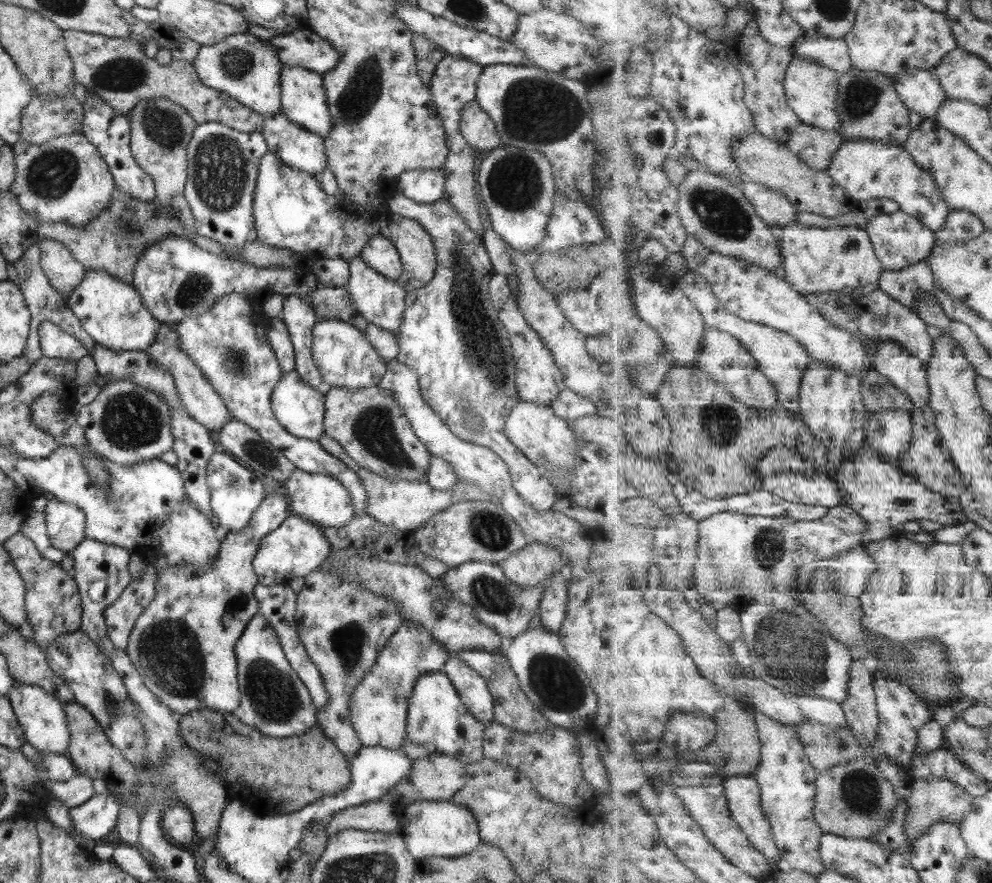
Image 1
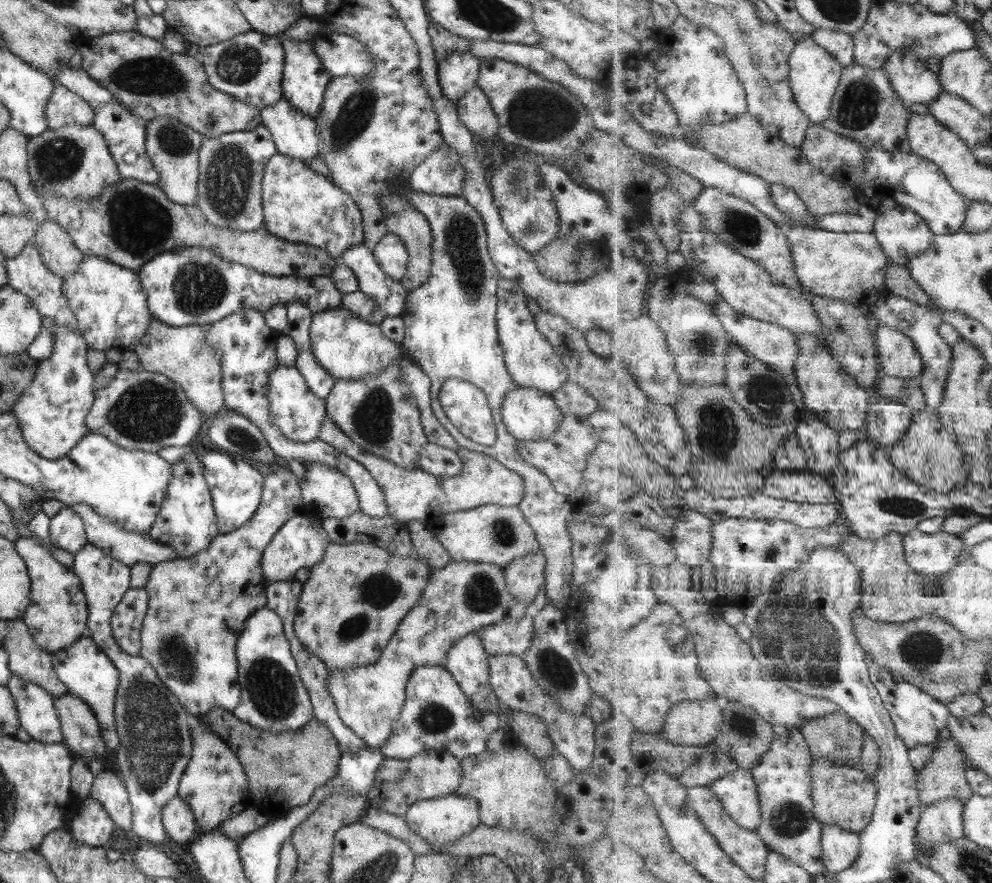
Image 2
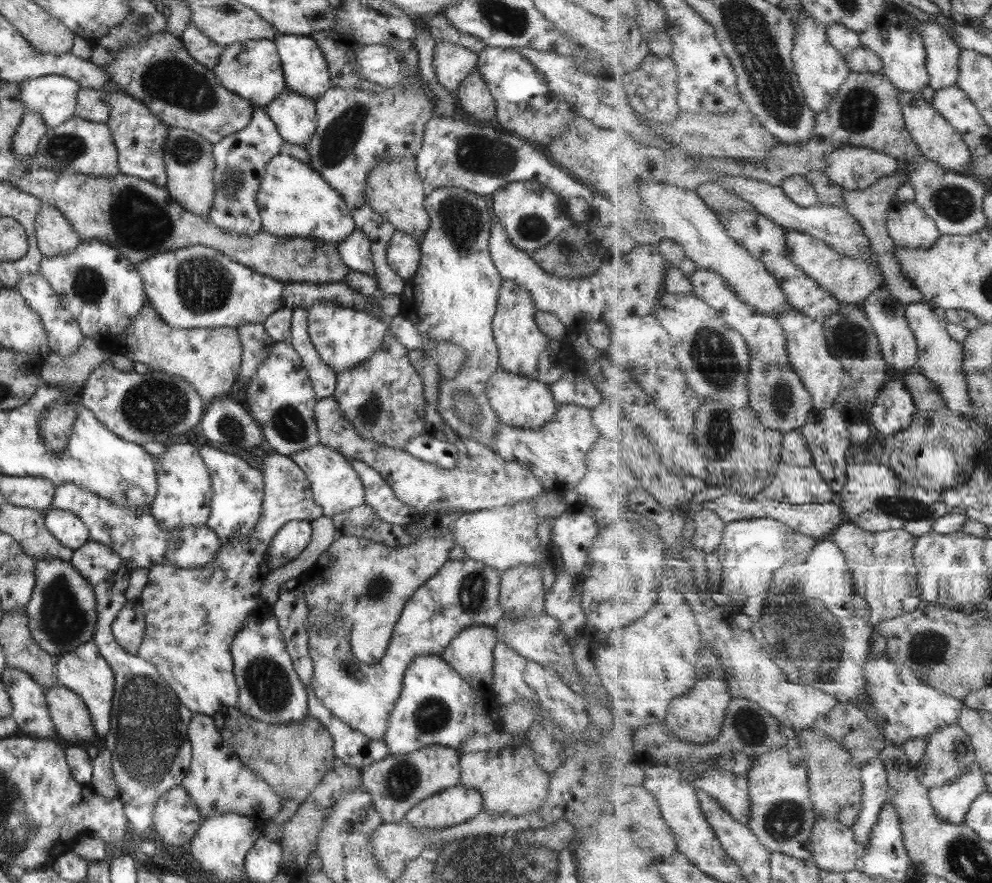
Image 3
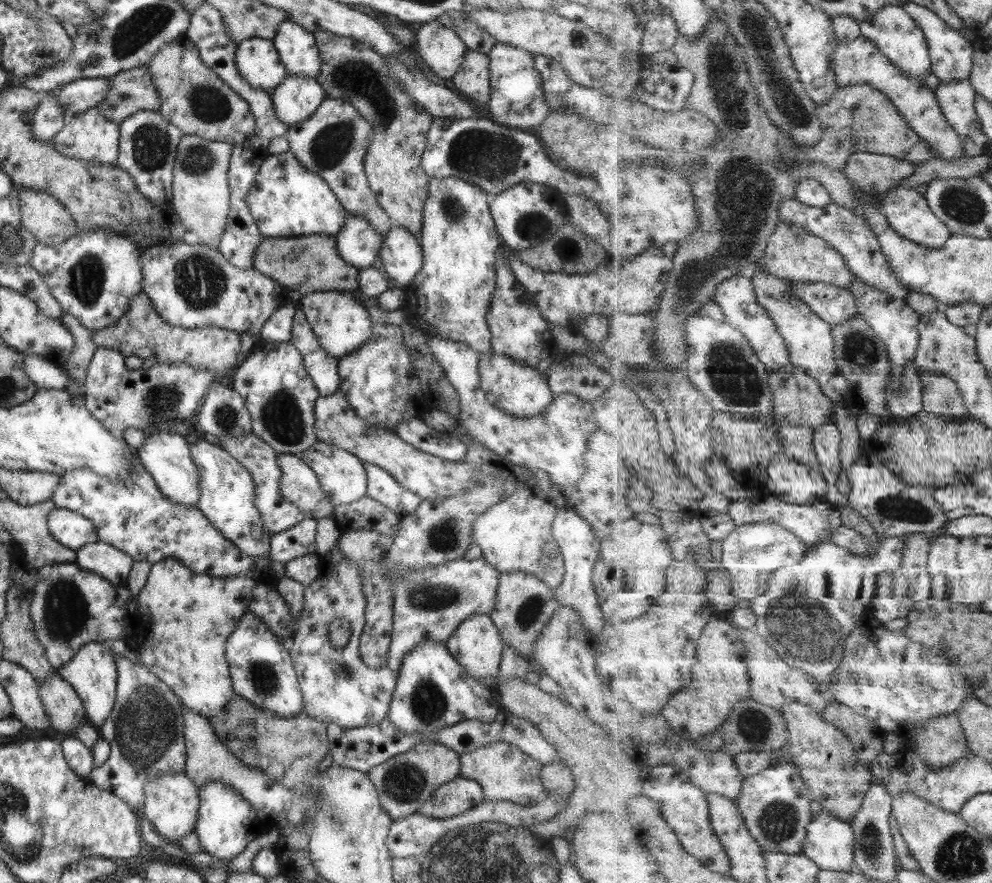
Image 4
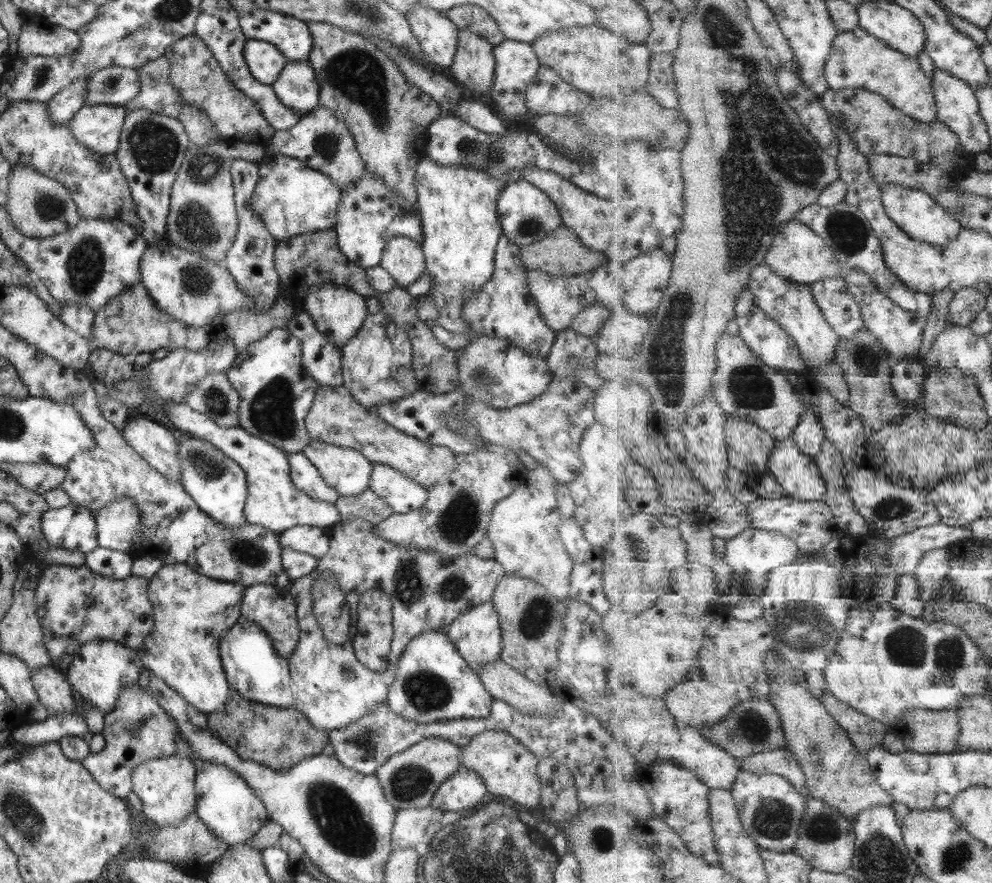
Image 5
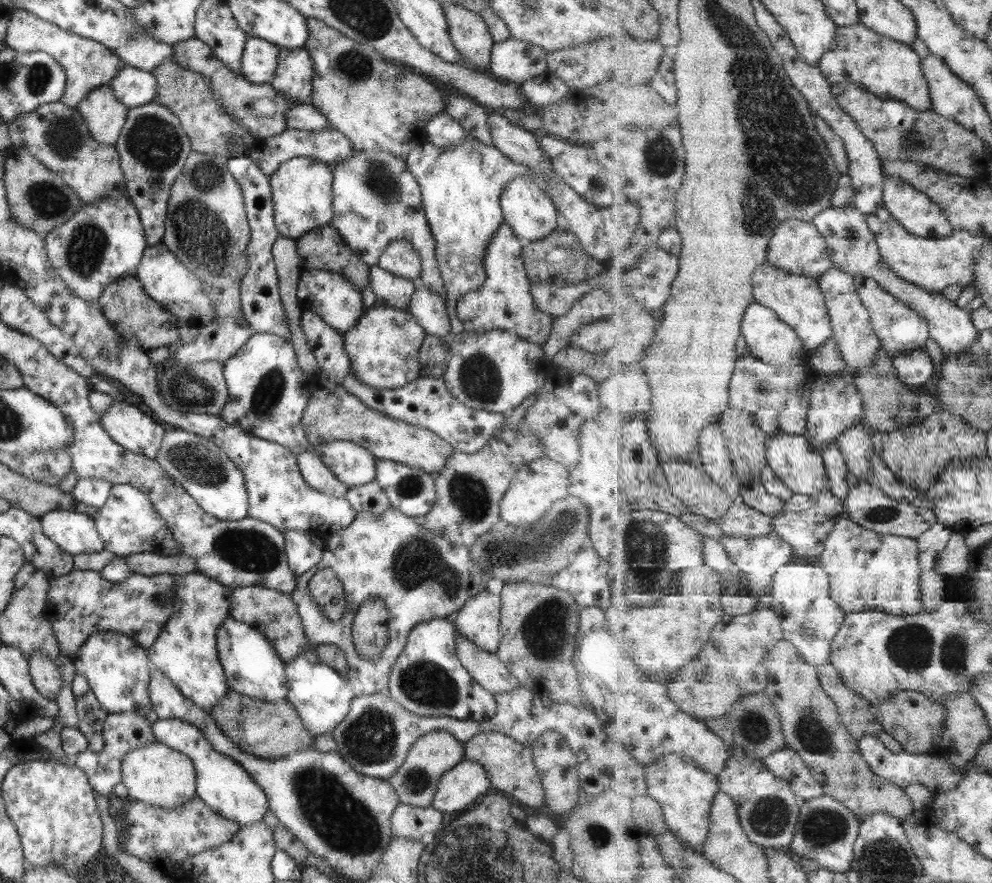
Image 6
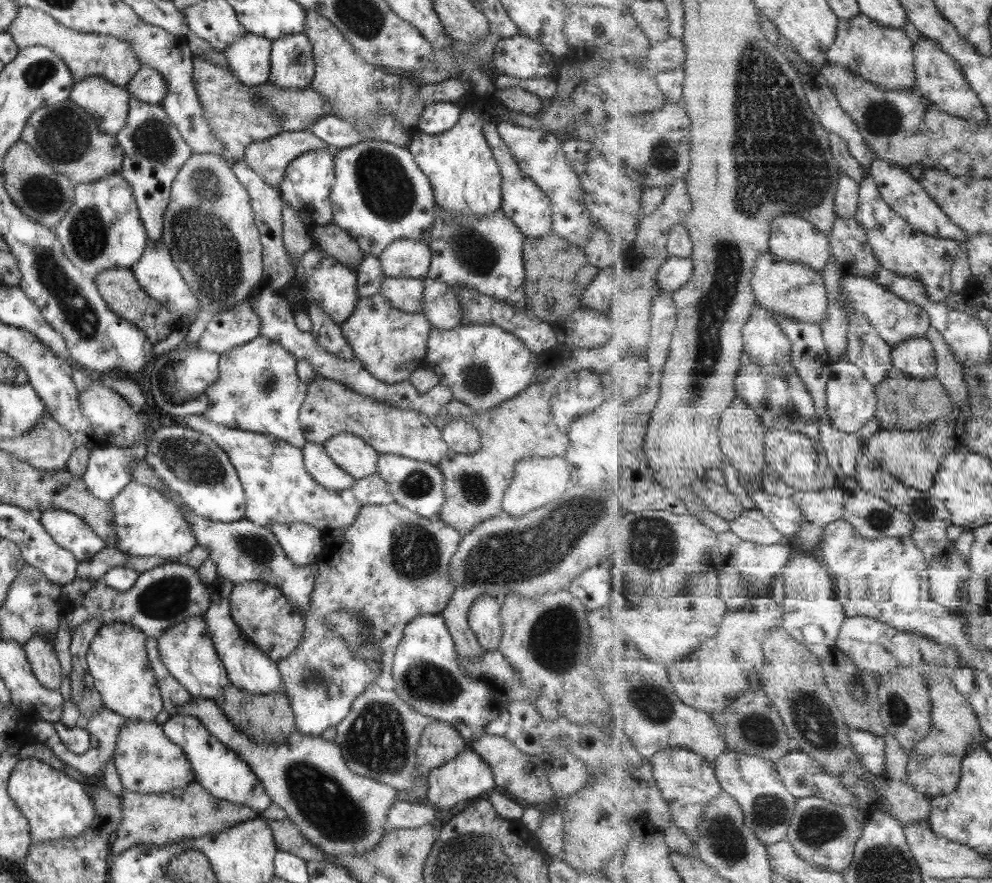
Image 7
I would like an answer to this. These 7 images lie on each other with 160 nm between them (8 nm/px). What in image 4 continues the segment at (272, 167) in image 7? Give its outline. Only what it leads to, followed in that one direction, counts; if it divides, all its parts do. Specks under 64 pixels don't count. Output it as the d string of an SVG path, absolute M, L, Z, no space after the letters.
M326 97L309 119L289 127L285 136L291 154L301 166L317 174L327 184L347 216L357 214L364 217L384 239L394 222L377 204L367 185L363 161L371 133L371 124L363 120L351 104L340 98Z

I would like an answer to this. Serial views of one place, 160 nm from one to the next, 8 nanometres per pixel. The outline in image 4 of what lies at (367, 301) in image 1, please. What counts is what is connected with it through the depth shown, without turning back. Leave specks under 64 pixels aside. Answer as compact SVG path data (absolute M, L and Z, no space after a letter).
M349 214L344 220L342 229L333 238L333 247L348 265L357 269L365 269L372 266L382 242L383 236L377 230L374 230L364 217L359 217L357 214Z

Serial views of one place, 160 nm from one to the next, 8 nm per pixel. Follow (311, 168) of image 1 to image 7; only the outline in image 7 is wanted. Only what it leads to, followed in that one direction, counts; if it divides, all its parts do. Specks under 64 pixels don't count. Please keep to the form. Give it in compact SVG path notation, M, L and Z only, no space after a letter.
M301 32L271 42L267 83L279 89L306 89L312 82L314 64L311 44Z

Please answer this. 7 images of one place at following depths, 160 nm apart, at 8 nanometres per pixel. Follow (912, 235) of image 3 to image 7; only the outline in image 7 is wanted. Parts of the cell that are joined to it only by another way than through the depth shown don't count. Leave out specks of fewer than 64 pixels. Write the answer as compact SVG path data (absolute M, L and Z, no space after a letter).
M871 149L870 157L872 158L870 173L875 183L878 184L880 194L892 207L901 218L907 219L915 230L923 231L928 235L935 235L936 237L948 238L951 240L965 243L969 240L970 235L957 226L945 210L939 206L938 202L927 193L923 184L915 179L915 176L910 173L907 167L903 167L890 161L889 159L881 159L875 151Z

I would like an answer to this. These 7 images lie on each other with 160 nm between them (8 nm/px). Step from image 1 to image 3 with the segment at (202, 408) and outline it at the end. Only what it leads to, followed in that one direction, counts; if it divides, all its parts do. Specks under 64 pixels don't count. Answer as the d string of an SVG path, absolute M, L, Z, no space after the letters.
M146 303L139 314L131 320L131 325L125 331L125 345L121 352L132 362L145 364L148 370L167 373L171 376L181 377L188 382L205 405L217 398L226 397L237 378L240 367L241 347L236 328L191 328L173 329L166 326L159 315Z

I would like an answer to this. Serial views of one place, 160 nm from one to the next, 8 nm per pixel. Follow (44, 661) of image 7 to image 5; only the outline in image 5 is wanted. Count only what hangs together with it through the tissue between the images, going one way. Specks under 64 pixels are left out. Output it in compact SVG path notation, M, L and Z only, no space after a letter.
M51 666L30 673L35 694L40 704L45 707L48 716L74 712L73 690L64 679L64 675Z

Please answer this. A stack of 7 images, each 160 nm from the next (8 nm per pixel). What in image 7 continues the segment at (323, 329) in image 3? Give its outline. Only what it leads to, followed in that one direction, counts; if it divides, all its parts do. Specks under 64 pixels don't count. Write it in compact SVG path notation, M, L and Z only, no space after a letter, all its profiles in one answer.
M316 248L306 250L298 260L294 279L296 290L304 298L303 306L314 302L337 326L343 324L351 316L359 299L356 293L356 271L335 262Z

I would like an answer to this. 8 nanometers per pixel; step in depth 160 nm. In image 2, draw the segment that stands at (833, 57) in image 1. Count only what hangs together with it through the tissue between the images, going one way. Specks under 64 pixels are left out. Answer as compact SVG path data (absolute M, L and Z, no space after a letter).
M816 29L812 37L819 43L819 46L831 52L831 55L838 59L845 68L855 64L855 40L851 33Z

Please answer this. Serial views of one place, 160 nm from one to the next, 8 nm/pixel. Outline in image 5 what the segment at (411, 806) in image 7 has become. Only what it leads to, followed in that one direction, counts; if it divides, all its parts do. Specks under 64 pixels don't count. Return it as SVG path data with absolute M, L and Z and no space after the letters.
M430 807L399 810L390 832L391 845L396 849L403 849L414 848L415 844L428 844L433 835L454 818L465 818L469 815L467 810L454 816Z

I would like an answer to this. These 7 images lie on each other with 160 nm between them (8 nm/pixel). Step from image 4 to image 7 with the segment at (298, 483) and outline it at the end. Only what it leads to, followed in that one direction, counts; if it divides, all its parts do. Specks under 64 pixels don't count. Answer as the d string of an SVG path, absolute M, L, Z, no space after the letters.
M306 442L300 451L304 469L319 486L331 491L341 491L350 489L355 482L354 478L335 466L323 445Z

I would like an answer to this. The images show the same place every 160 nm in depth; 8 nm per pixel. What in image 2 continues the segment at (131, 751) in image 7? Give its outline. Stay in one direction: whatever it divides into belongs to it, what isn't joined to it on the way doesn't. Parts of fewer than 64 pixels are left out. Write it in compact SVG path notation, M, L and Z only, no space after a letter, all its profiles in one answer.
M178 795L173 796L171 801L167 801L163 806L161 820L165 834L172 843L191 842L198 833L192 810Z

